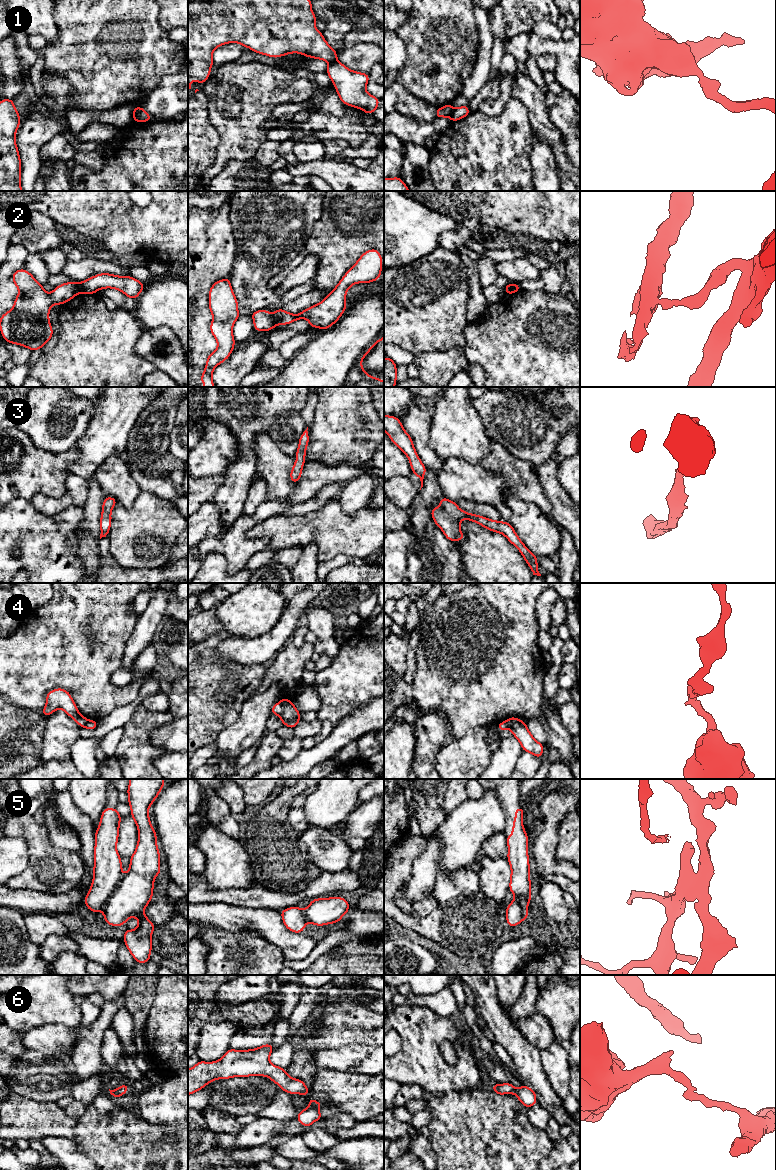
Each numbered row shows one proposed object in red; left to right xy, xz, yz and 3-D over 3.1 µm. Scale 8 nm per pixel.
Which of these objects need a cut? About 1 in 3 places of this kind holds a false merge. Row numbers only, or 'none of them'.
1, 2, 4, 5, 6

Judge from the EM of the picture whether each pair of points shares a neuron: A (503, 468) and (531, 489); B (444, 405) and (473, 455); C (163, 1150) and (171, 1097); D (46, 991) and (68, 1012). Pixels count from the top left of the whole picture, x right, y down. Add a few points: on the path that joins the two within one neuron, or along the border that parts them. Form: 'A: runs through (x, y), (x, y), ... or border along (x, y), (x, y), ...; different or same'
A: runs through (510, 468), (524, 482); same
B: runs through (453, 417), (456, 429), (470, 443); same
C: border along (144, 1119), (151, 1123), (162, 1123), (177, 1128); different
D: runs through (51, 996), (63, 1008); same

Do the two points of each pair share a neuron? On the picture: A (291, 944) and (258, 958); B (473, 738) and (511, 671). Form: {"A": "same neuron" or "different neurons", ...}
{"A": "different neurons", "B": "different neurons"}

